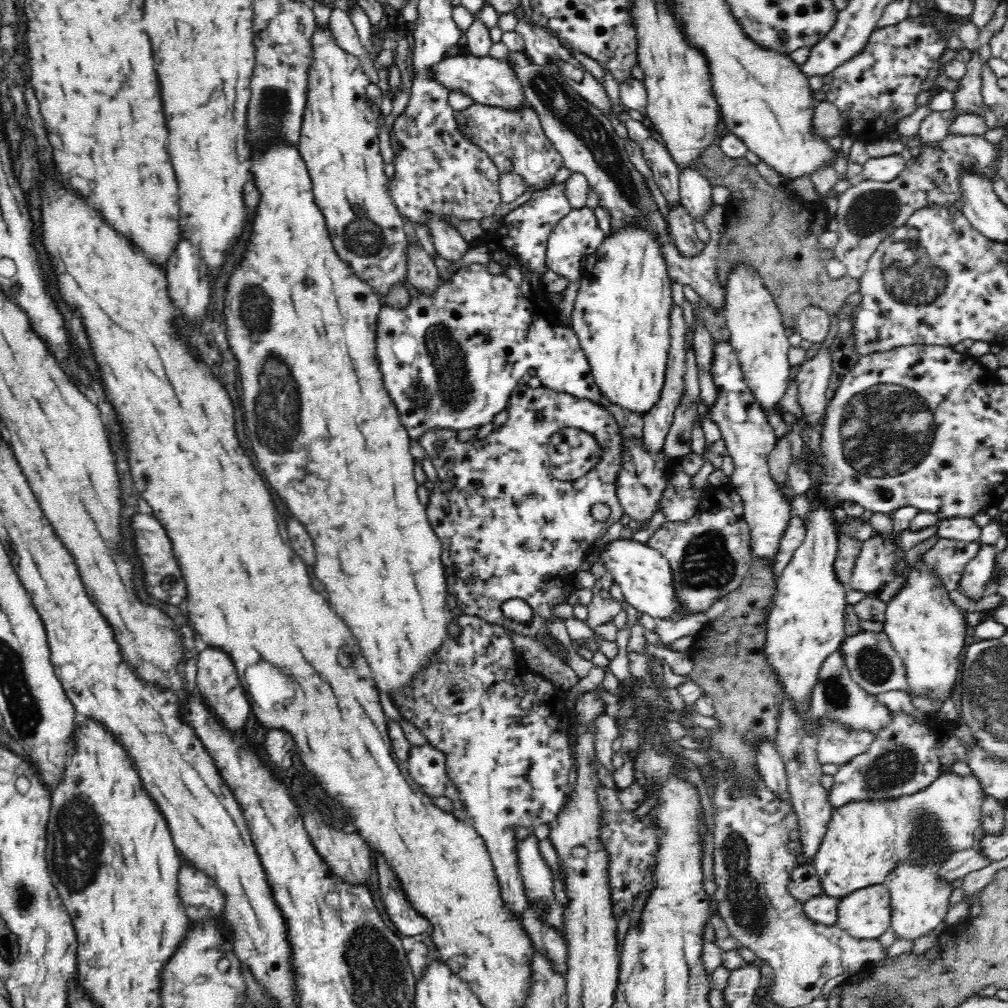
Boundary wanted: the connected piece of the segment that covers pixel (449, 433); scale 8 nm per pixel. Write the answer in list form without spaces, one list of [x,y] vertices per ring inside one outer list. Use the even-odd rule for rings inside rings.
[[[518,382],[511,390],[509,402],[506,422],[500,428],[492,429],[482,440],[474,441],[471,438],[462,442],[458,440],[458,432],[440,425],[426,429],[419,436],[420,446],[437,472],[435,484],[429,491],[428,504],[425,505],[427,519],[441,542],[447,594],[456,596],[456,606],[460,612],[482,617],[513,634],[529,636],[566,663],[566,658],[570,658],[568,644],[555,638],[548,626],[554,620],[565,620],[552,612],[554,606],[562,606],[562,602],[566,604],[566,594],[575,590],[572,584],[576,584],[578,572],[582,572],[580,566],[585,566],[586,554],[594,551],[596,541],[614,522],[625,518],[616,483],[624,464],[624,441],[612,414],[589,400],[578,400],[570,394],[544,386],[531,388],[526,383]],[[565,427],[591,434],[600,449],[598,462],[592,470],[573,481],[563,481],[554,476],[547,453],[551,436]],[[598,502],[607,504],[611,510],[604,522],[598,521],[590,512],[590,508]],[[512,598],[520,598],[532,608],[530,623],[522,624],[501,614],[502,604]]]

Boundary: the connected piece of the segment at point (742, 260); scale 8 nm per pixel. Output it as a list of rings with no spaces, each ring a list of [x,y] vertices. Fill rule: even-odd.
[[[760,176],[760,178],[762,180],[756,182],[758,190],[754,186],[742,190],[742,186],[740,186],[738,190],[731,190],[732,198],[723,205],[724,234],[720,238],[720,246],[718,246],[720,252],[718,252],[715,270],[715,280],[717,280],[719,288],[725,294],[726,286],[728,286],[728,276],[732,274],[732,270],[736,266],[747,266],[751,272],[761,278],[763,285],[775,298],[775,303],[780,306],[781,318],[786,328],[794,328],[798,321],[798,314],[806,306],[820,306],[829,315],[837,315],[847,302],[847,298],[852,293],[859,292],[859,281],[855,278],[846,274],[842,278],[832,279],[826,271],[826,263],[834,258],[835,253],[833,250],[820,246],[818,236],[820,237],[820,234],[826,232],[826,230],[838,233],[837,219],[830,216],[830,210],[823,208],[825,204],[823,201],[807,201],[800,195],[790,194],[790,190],[786,186],[774,188],[772,184],[768,184],[769,178],[763,176]],[[782,203],[788,203],[788,212],[786,212],[786,208],[782,208]]]

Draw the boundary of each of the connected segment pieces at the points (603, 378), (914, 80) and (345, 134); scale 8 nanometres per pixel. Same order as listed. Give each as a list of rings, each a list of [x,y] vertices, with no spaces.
[[[624,229],[618,233],[612,233],[610,236],[606,236],[605,242],[594,252],[591,257],[591,261],[586,266],[585,275],[580,278],[580,286],[576,294],[576,302],[574,302],[574,310],[572,310],[572,324],[574,332],[578,335],[580,346],[586,355],[589,362],[591,380],[594,381],[595,386],[602,393],[602,396],[612,402],[614,406],[620,406],[628,412],[634,412],[638,418],[644,418],[646,412],[650,412],[658,402],[660,402],[660,396],[662,396],[662,388],[664,388],[664,382],[666,382],[666,364],[668,360],[668,354],[671,346],[671,336],[669,333],[670,328],[670,310],[672,310],[672,298],[671,289],[674,287],[670,277],[667,273],[666,263],[663,261],[661,254],[659,253],[660,247],[656,245],[652,233],[646,233],[643,230]]]
[[[909,15],[904,22],[900,22],[896,26],[886,26],[880,30],[874,30],[858,54],[832,70],[832,82],[830,82],[824,101],[837,106],[840,116],[844,120],[844,131],[854,141],[863,142],[865,145],[880,142],[887,138],[889,130],[896,130],[898,120],[916,112],[918,94],[922,92],[922,86],[924,86],[930,70],[948,49],[948,41],[942,39],[938,32],[939,29],[928,26],[920,17]]]
[[[317,23],[311,34],[310,60],[307,66],[306,102],[303,106],[303,117],[299,128],[297,144],[310,177],[313,179],[315,202],[326,214],[330,226],[331,240],[338,255],[352,265],[352,269],[368,281],[376,293],[385,296],[394,283],[407,280],[406,250],[408,242],[404,232],[404,221],[397,204],[394,203],[389,187],[391,186],[390,169],[384,166],[380,153],[378,137],[378,120],[382,106],[382,89],[370,81],[364,74],[364,68],[358,57],[338,46],[332,26],[329,23]]]

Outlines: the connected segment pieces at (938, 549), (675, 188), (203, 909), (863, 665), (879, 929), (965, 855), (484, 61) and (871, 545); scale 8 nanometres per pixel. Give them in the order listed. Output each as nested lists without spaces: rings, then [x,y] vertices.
[[[942,538],[924,554],[924,567],[928,567],[932,573],[938,573],[951,592],[956,589],[966,565],[977,556],[980,548],[980,539],[964,542]]]
[[[621,112],[617,116],[621,124],[628,130],[628,137],[641,148],[648,167],[654,173],[654,182],[668,205],[676,206],[681,202],[679,196],[680,169],[672,155],[666,150],[662,140],[647,124],[629,118],[628,113]]]
[[[184,866],[178,876],[179,897],[190,920],[220,915],[223,897],[215,882],[194,866]]]
[[[884,631],[860,632],[856,636],[848,636],[840,646],[844,650],[845,660],[852,674],[852,679],[870,695],[876,696],[892,690],[902,691],[910,697],[914,709],[920,713],[938,713],[942,708],[942,703],[936,699],[931,699],[929,694],[917,694],[911,684],[908,683],[906,666],[903,659],[894,651],[894,646]]]
[[[884,883],[853,890],[839,899],[836,926],[852,938],[878,939],[891,927],[890,909],[890,893]]]
[[[962,850],[962,852],[955,852],[950,858],[943,861],[937,870],[936,878],[951,885],[954,880],[960,880],[969,872],[984,868],[990,863],[985,856],[979,854],[979,851]]]
[[[460,52],[456,56],[442,57],[429,68],[429,78],[450,92],[460,92],[474,102],[490,106],[517,107],[523,103],[524,93],[520,79],[506,62],[491,56],[474,56]]]
[[[878,536],[878,538],[872,538],[871,541],[862,541],[862,552],[860,552],[853,566],[850,588],[863,591],[868,596],[874,594],[880,586],[884,586],[886,582],[894,577],[892,572],[895,558],[896,552],[894,551],[894,546],[888,540]]]

